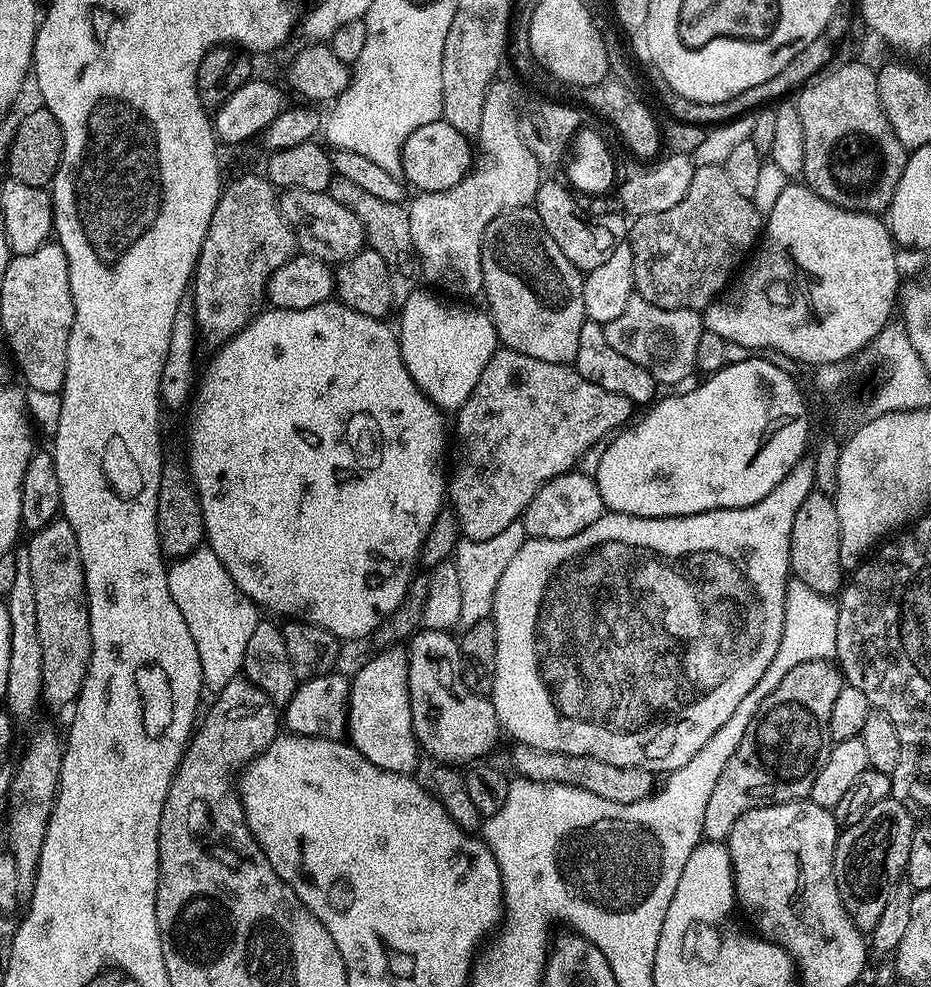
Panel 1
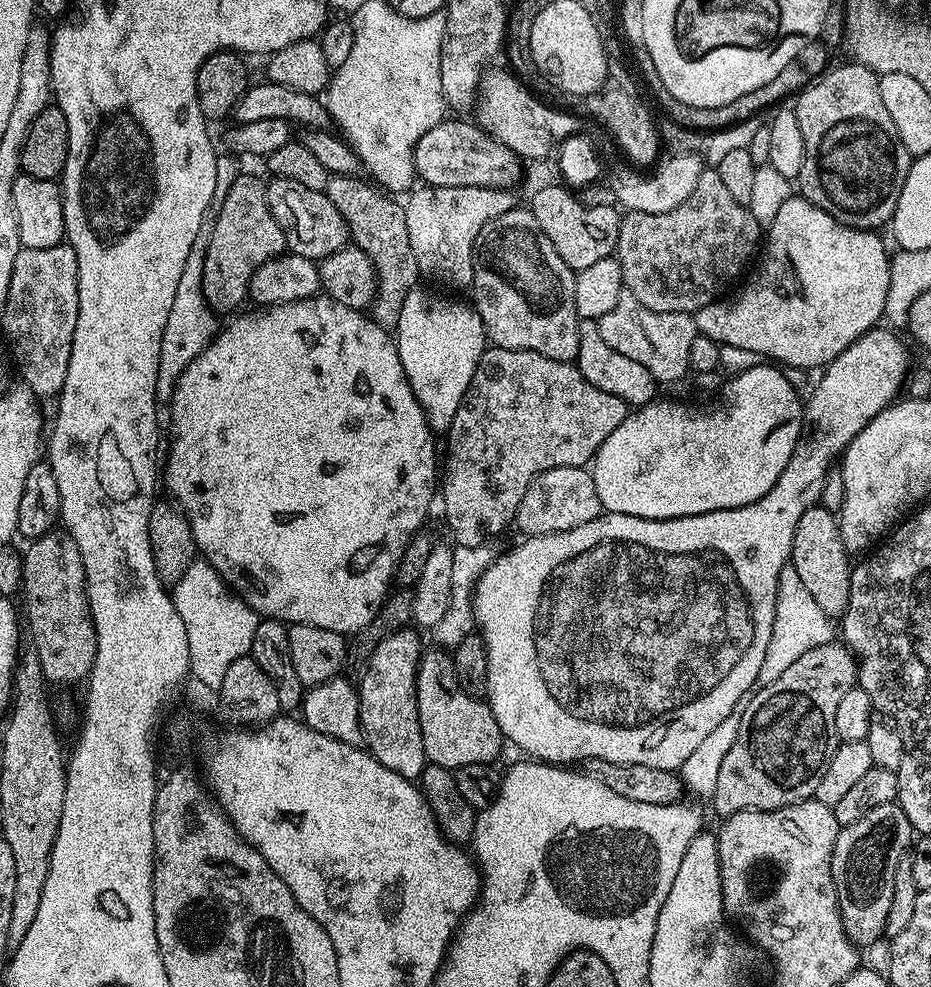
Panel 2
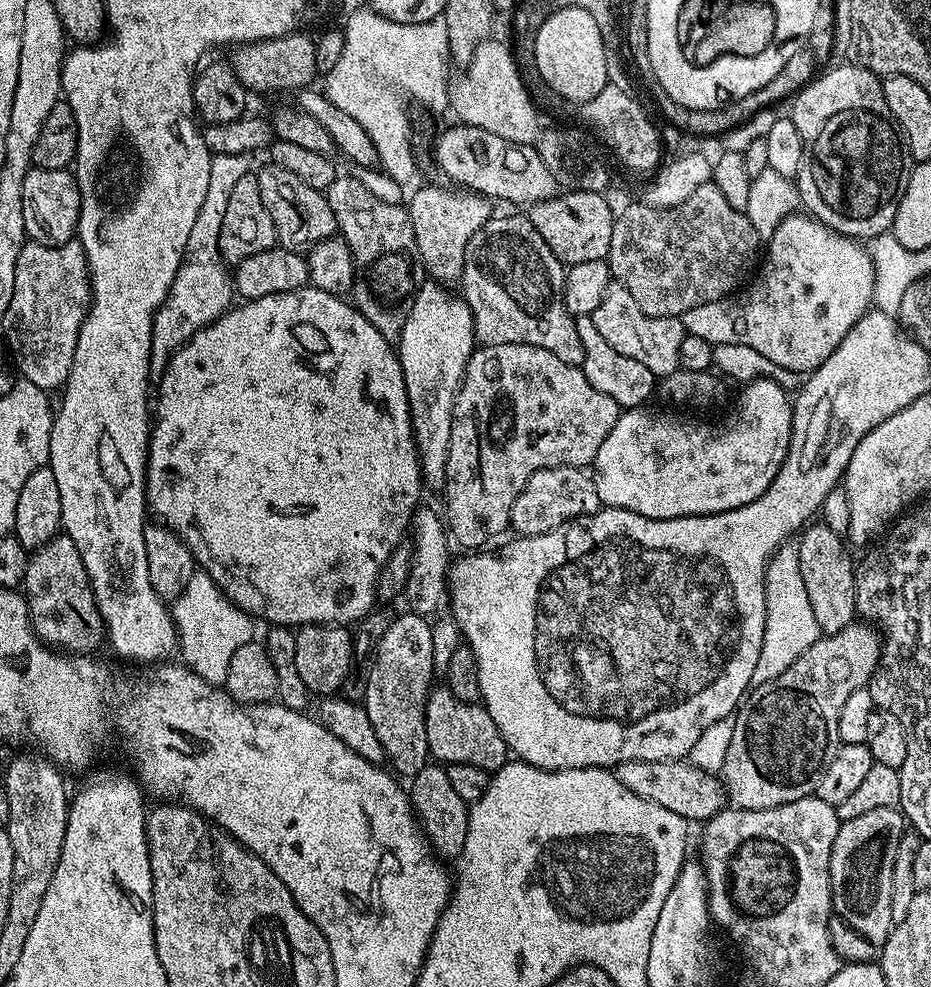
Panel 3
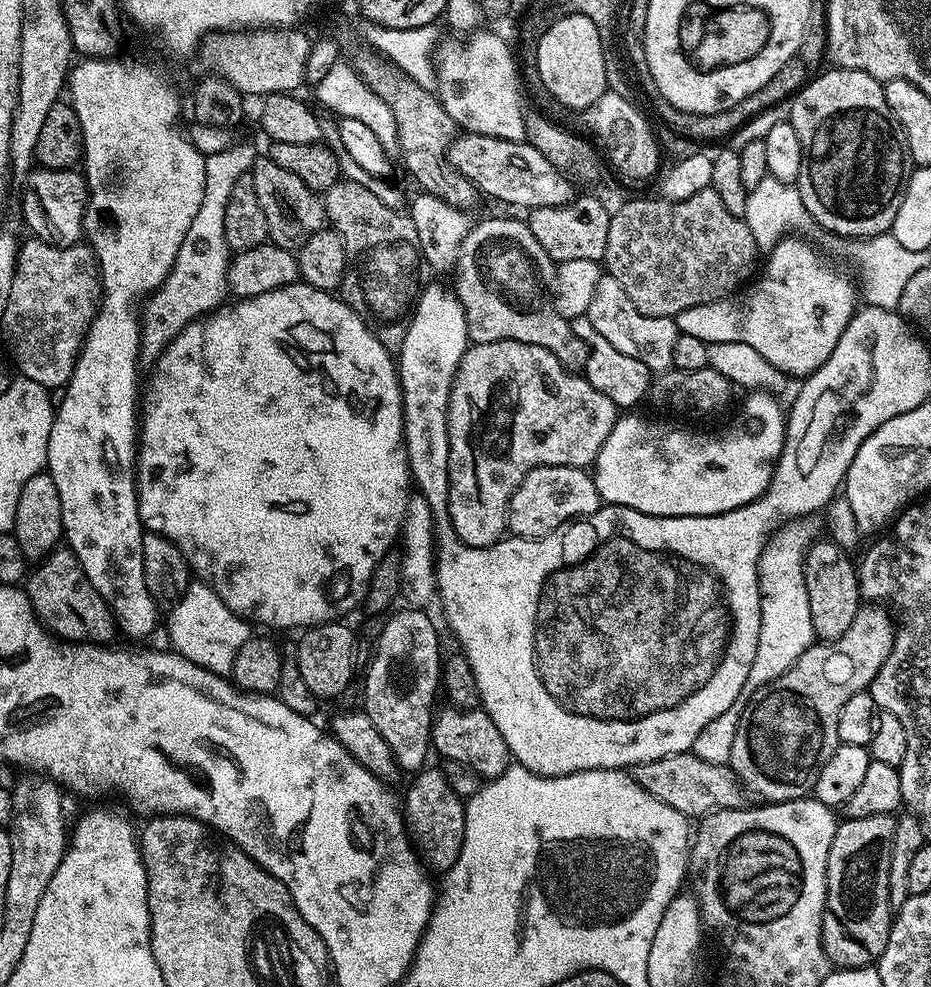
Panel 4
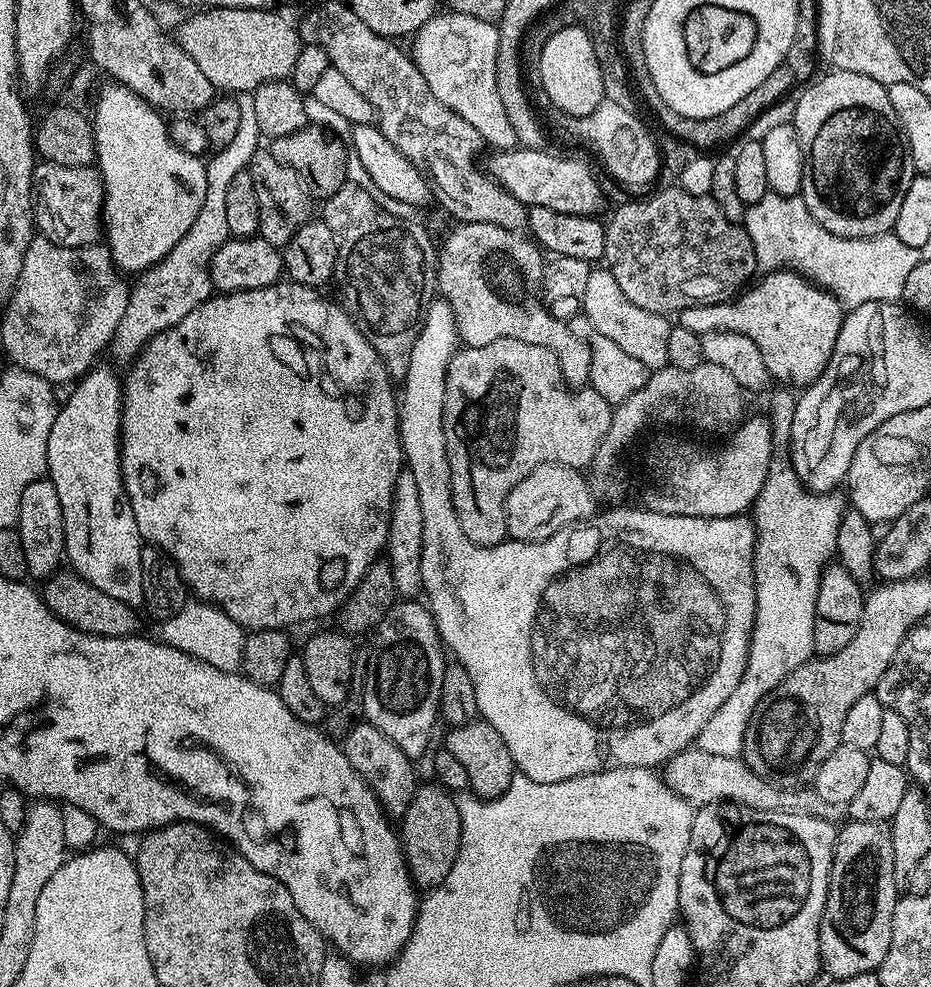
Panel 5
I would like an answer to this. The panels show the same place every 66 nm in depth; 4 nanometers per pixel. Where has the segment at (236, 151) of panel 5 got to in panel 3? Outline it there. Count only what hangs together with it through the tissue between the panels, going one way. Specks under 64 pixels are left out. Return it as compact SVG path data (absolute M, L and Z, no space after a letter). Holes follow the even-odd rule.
M218 154L210 162L210 183L206 186L206 199L198 210L198 218L194 218L194 226L190 230L190 238L186 238L186 250L178 270L174 274L174 282L160 303L160 308L152 315L152 337L150 338L149 373L159 378L164 375L164 367L170 362L172 355L179 350L198 330L212 324L219 316L223 316L233 307L234 284L226 269L226 261L220 254L220 231L222 217L226 215L226 205L234 186L241 178L250 175L248 168L252 164L251 155Z

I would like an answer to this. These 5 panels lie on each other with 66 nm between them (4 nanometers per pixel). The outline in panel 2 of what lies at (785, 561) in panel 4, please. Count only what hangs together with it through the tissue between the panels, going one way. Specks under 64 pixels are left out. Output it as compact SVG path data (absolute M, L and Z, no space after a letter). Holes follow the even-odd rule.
M790 566L783 568L778 578L778 594L774 606L774 634L770 634L770 646L766 646L766 658L762 661L762 670L756 679L757 685L774 682L774 678L783 674L793 662L798 662L798 658L802 658L806 650L833 643L832 628L834 632L833 617L822 614L802 583L802 578L798 578L798 570Z

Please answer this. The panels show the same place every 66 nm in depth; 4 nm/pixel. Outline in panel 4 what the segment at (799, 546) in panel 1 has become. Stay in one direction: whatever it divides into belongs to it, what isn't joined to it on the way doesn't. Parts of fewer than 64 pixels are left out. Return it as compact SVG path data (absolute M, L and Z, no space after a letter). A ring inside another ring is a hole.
M817 539L804 556L804 577L806 594L810 602L810 622L812 634L817 641L831 642L840 640L846 630L852 628L854 618L862 607L860 577L852 556L831 539Z

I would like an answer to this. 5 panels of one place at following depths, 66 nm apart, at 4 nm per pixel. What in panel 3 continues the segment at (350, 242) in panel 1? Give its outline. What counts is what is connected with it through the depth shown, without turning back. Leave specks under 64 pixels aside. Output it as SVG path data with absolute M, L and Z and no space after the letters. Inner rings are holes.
M271 162L265 164L265 168L259 169L255 175L258 178L258 194L262 194L262 206L266 206L270 222L274 222L277 245L304 254L319 240L335 237L338 229L327 195L321 189L306 186L306 182L290 174L290 170L282 170L282 166Z

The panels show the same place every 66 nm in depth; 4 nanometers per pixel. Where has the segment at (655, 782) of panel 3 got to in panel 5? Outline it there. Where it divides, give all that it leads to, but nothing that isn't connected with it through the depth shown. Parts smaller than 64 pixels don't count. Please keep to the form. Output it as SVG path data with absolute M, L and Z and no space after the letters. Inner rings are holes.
M695 746L671 756L663 765L662 779L673 794L693 806L727 802L767 812L805 812L808 816L820 816L829 822L835 821L838 812L837 805L822 802L815 790L787 792L784 788L775 788L771 779L758 775L740 756L710 754Z

